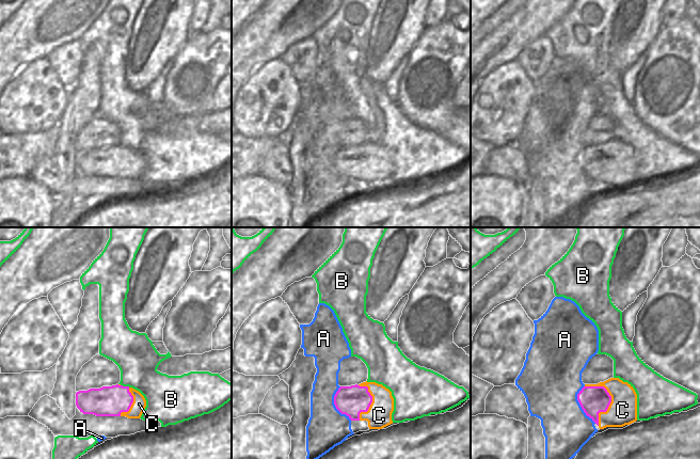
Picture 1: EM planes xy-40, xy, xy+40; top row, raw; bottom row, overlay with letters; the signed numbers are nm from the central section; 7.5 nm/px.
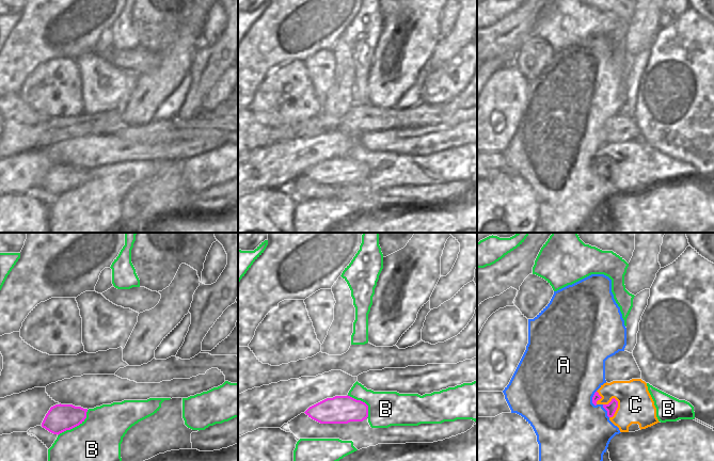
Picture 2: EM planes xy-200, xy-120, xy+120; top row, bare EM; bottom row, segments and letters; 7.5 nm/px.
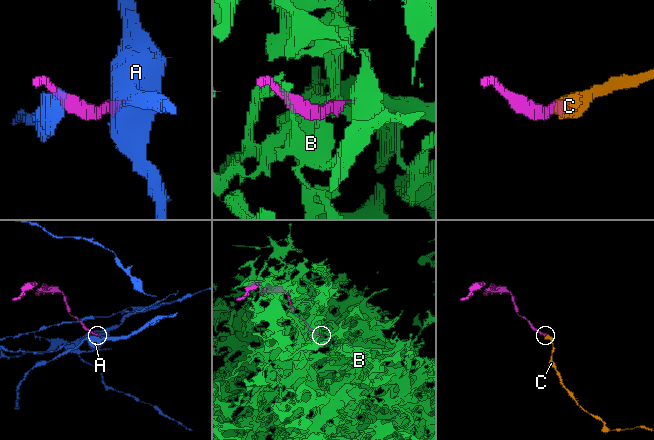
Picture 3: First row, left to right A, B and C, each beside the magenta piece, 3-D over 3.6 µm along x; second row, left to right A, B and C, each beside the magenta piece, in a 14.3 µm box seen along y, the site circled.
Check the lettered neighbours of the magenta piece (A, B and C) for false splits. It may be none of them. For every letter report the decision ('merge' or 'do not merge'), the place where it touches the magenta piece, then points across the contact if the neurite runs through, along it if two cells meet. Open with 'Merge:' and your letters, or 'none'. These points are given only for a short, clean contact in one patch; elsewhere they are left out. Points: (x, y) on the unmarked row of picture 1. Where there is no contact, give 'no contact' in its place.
Merge: C
A: do not merge | xy+40 (579, 164)
B: do not merge | xy-40 (125, 147)
C: merge | xy+40 (610, 160)

